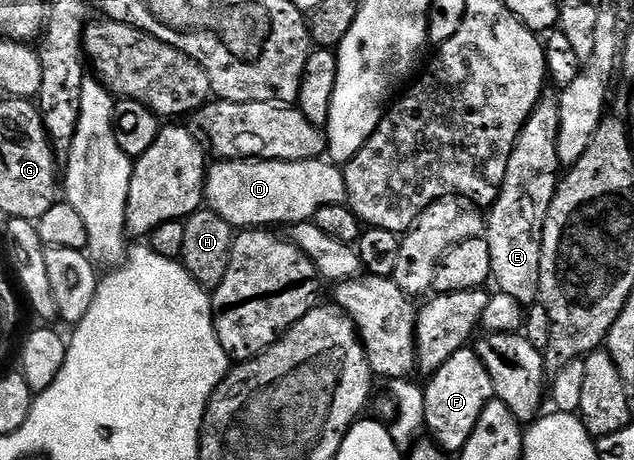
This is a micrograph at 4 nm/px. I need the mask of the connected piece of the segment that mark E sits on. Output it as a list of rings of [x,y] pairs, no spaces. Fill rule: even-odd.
[[[544,96],[536,104],[536,108],[532,112],[532,116],[528,116],[528,120],[524,124],[524,128],[520,132],[520,136],[516,140],[516,144],[512,148],[512,156],[508,160],[508,172],[504,172],[504,184],[498,190],[498,198],[494,205],[489,207],[488,217],[486,218],[485,240],[492,248],[492,278],[496,283],[497,289],[503,294],[512,296],[514,300],[519,302],[524,308],[529,308],[539,301],[542,289],[540,288],[540,256],[542,255],[542,237],[544,236],[544,224],[548,216],[548,208],[554,199],[554,193],[560,181],[560,163],[558,161],[558,141],[560,140],[560,108],[558,107],[558,99],[554,96]]]

